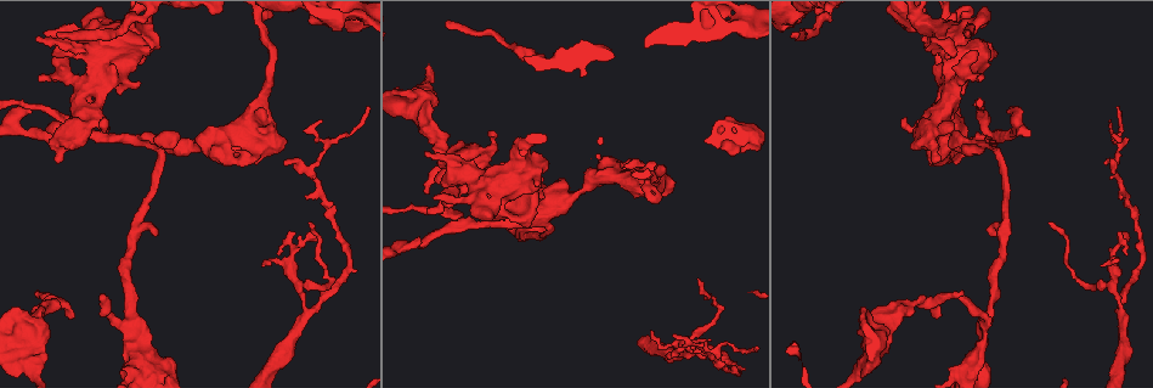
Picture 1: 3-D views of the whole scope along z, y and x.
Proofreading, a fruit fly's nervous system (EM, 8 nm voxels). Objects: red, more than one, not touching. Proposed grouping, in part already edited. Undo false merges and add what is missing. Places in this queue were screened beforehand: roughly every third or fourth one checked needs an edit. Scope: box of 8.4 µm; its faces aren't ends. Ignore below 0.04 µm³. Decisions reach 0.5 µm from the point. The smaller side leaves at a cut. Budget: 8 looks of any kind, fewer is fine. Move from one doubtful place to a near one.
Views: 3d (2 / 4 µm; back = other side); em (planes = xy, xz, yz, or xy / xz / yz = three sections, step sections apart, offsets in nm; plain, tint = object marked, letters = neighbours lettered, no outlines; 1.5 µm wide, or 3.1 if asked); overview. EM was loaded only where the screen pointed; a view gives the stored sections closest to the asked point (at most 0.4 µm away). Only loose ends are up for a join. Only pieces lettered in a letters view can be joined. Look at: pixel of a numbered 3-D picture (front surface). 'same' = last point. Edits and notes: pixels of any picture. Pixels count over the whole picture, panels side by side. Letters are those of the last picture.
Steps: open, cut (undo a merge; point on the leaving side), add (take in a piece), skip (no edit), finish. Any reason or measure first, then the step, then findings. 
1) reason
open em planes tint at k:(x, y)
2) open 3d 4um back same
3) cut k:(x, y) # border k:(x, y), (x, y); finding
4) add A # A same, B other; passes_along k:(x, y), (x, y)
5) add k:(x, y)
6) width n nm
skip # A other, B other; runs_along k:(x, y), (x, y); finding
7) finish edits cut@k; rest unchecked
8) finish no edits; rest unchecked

an open end
open 3d 4um at 1:(862, 359)

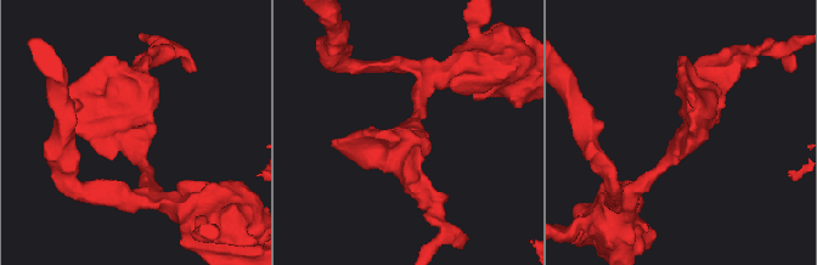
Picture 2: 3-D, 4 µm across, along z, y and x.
shape alone is not enough
open em planes tint at 2:(677, 129)

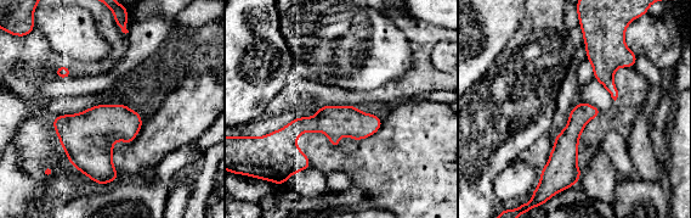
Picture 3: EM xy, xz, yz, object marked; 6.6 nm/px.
see the neighbours
open em planes letters same

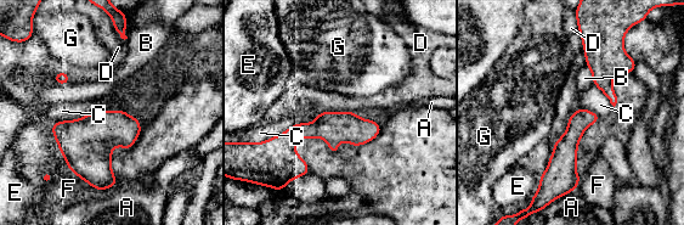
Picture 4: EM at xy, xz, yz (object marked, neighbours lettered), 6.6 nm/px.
skip # A other, B other, C other, D other, E other, F other, G other; runs_along 4:(377, 128), (318, 128), (272, 141); no lettered piece goes on from it

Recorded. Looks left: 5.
branch stops here
open em xz step 4 letters at 1:(964, 293)

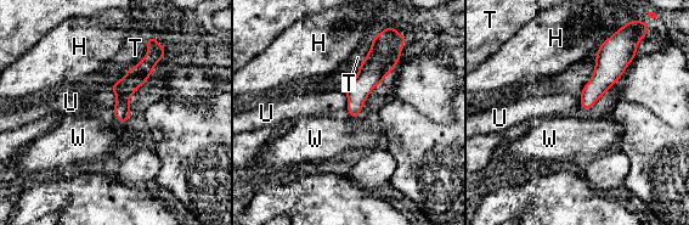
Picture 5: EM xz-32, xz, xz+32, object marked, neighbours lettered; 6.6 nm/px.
open em planes letters same

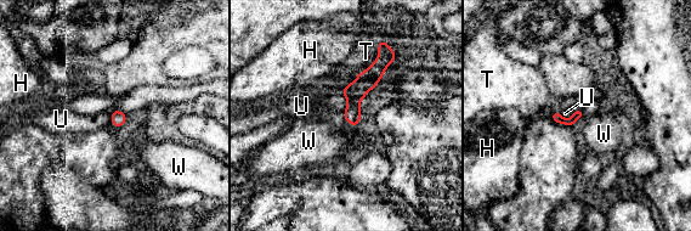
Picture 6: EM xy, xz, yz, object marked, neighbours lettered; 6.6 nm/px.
longest_contact T 260 nm
skip # H other, T other, U other, W other; none of them fits

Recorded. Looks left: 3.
an open end
open 3d 2um at 1:(1006, 112)

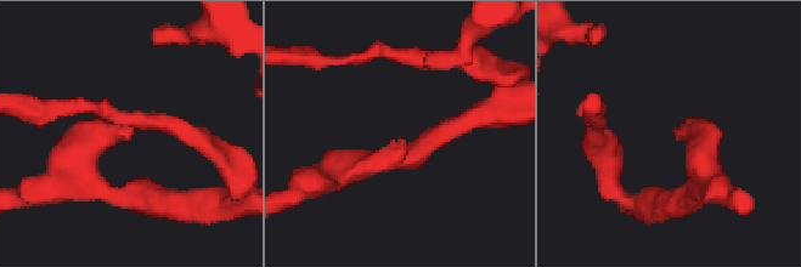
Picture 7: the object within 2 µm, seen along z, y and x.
open em yz step 4 tint at 7:(404, 142)

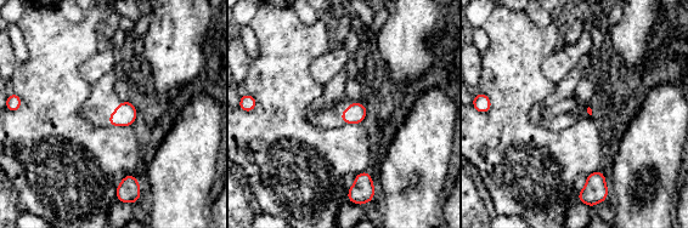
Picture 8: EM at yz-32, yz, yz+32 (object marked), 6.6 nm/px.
open em yz step 4 letters same

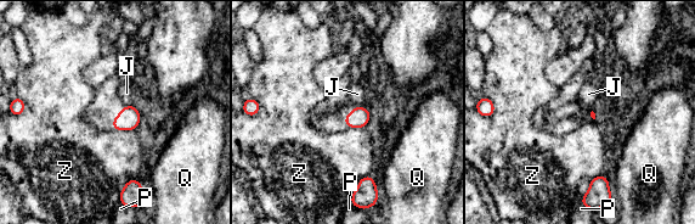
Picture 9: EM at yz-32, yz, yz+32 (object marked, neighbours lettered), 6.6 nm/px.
skip # J other, P other, Q other, Z other; no lettered piece goes on from it

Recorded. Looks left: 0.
finish no edits; rest unchecked

